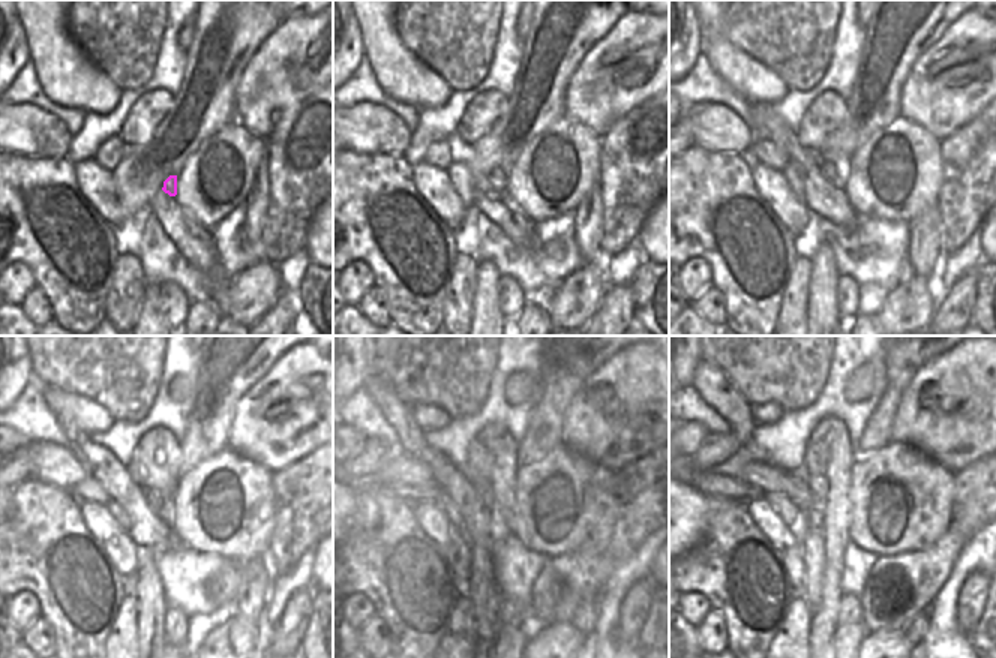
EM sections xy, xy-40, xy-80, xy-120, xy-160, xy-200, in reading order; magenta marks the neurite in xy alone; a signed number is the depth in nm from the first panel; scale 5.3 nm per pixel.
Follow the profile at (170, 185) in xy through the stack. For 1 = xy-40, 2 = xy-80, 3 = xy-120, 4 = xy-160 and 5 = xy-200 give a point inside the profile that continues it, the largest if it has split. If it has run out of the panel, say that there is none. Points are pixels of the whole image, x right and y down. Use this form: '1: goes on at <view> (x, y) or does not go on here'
1: goes on at xy-40 (498, 177)
2: goes on at xy-80 (836, 173)
3: goes on at xy-120 (153, 499)
4: goes on at xy-160 (483, 490)
5: goes on at xy-200 (818, 484)

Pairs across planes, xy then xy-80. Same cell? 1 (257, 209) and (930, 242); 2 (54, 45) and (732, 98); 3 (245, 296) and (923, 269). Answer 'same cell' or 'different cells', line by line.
1: same cell
2: different cells
3: different cells

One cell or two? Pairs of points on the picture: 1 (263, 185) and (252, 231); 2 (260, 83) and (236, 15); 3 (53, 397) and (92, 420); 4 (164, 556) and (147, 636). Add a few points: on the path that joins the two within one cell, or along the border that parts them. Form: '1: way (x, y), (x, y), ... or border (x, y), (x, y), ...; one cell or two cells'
1: way (258, 197), (255, 219); one cell
2: border (273, 30), (249, 60), (236, 89); two cells
3: way (62, 403), (83, 411); one cell
4: border (149, 550), (161, 582), (164, 601), (168, 606); two cells

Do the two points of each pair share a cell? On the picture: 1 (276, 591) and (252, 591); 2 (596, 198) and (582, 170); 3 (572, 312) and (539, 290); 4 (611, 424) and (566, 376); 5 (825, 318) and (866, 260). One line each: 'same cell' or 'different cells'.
1: different cells
2: different cells
3: different cells
4: different cells
5: different cells

